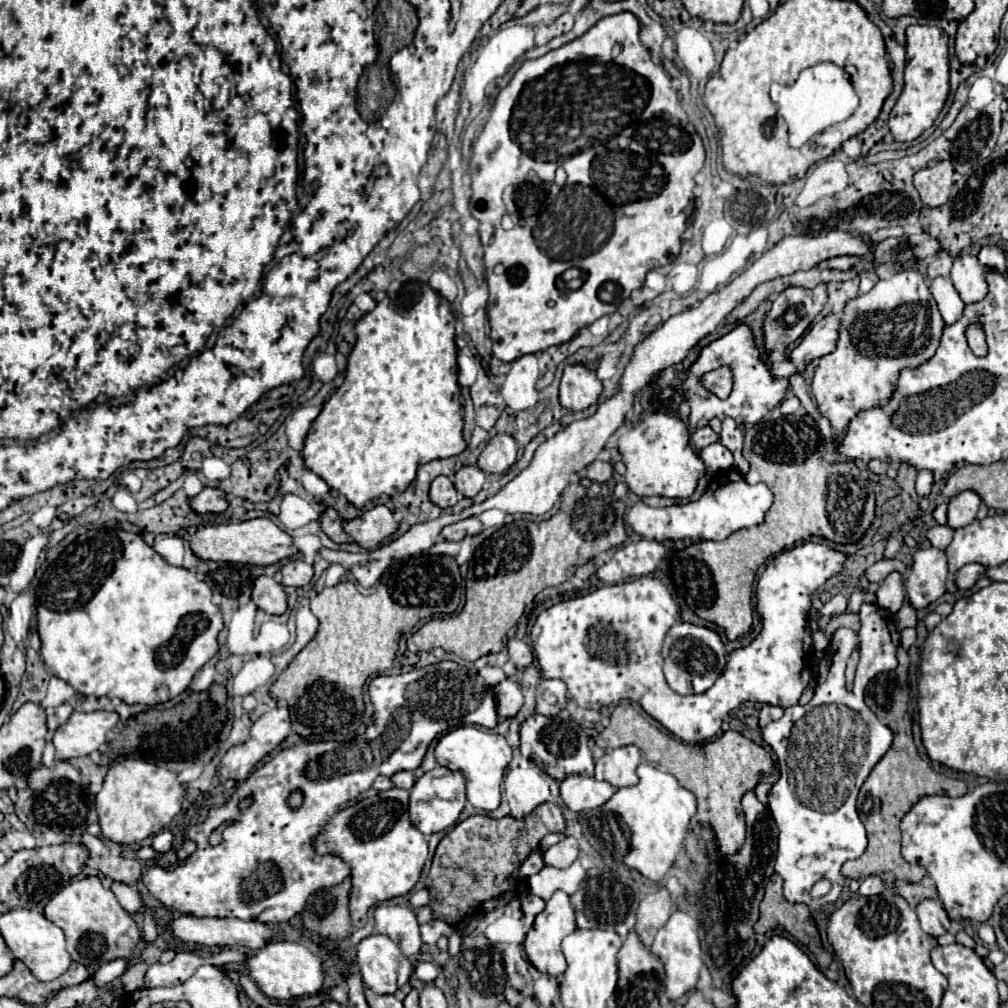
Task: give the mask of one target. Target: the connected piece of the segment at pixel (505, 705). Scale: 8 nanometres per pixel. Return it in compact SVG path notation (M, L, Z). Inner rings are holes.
M503 679L495 685L495 699L497 699L497 713L501 717L515 717L515 713L523 705L523 693L517 681Z

